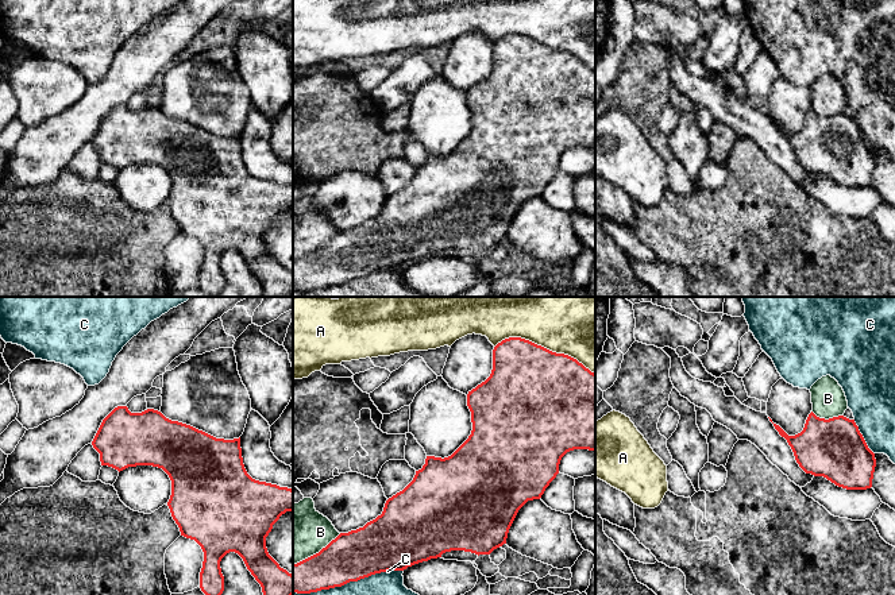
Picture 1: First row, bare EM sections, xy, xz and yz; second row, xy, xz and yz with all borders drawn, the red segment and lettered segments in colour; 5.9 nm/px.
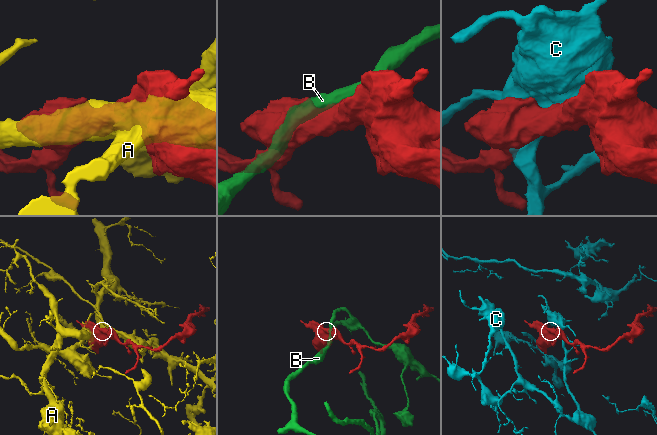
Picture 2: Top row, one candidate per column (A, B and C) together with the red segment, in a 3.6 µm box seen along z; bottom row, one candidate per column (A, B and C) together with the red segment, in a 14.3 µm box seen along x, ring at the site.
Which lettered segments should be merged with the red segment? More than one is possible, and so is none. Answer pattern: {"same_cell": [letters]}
{"same_cell": ["B"]}

